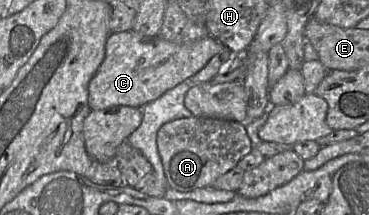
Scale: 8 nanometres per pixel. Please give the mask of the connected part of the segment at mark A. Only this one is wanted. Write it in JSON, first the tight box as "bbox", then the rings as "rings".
{"bbox":[157,116,253,192],"rings":[[[192,116],[162,125],[157,133],[157,148],[169,186],[186,192],[213,188],[217,178],[253,150],[253,144],[240,122]]]}

